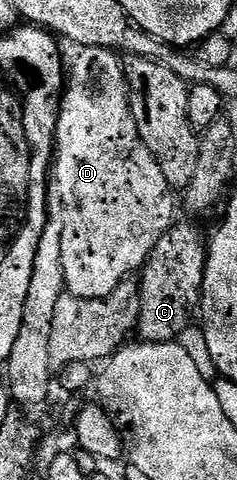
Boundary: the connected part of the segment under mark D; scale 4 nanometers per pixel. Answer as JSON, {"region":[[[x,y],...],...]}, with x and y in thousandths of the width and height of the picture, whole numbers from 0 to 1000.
{"region":[[[359,98],[333,108],[338,115],[325,119],[308,131],[295,131],[295,146],[278,156],[278,179],[262,192],[262,204],[253,210],[253,242],[236,248],[236,288],[228,292],[228,385],[262,402],[262,427],[278,435],[278,477],[262,477],[262,560],[270,563],[270,594],[283,606],[283,613],[308,615],[312,619],[346,619],[350,623],[443,623],[464,619],[464,610],[481,610],[481,602],[498,602],[506,590],[527,588],[544,577],[570,575],[557,573],[595,563],[608,550],[624,546],[633,527],[667,510],[675,496],[709,483],[726,471],[734,471],[734,458],[747,454],[743,448],[743,427],[751,435],[751,415],[734,408],[734,394],[700,377],[700,369],[684,369],[684,352],[667,352],[667,335],[650,335],[650,327],[633,319],[633,310],[616,310],[616,302],[599,294],[599,285],[582,277],[582,260],[565,252],[557,242],[557,221],[540,208],[540,171],[523,158],[523,131],[515,129],[511,117],[485,106],[447,102],[443,98]]]}

